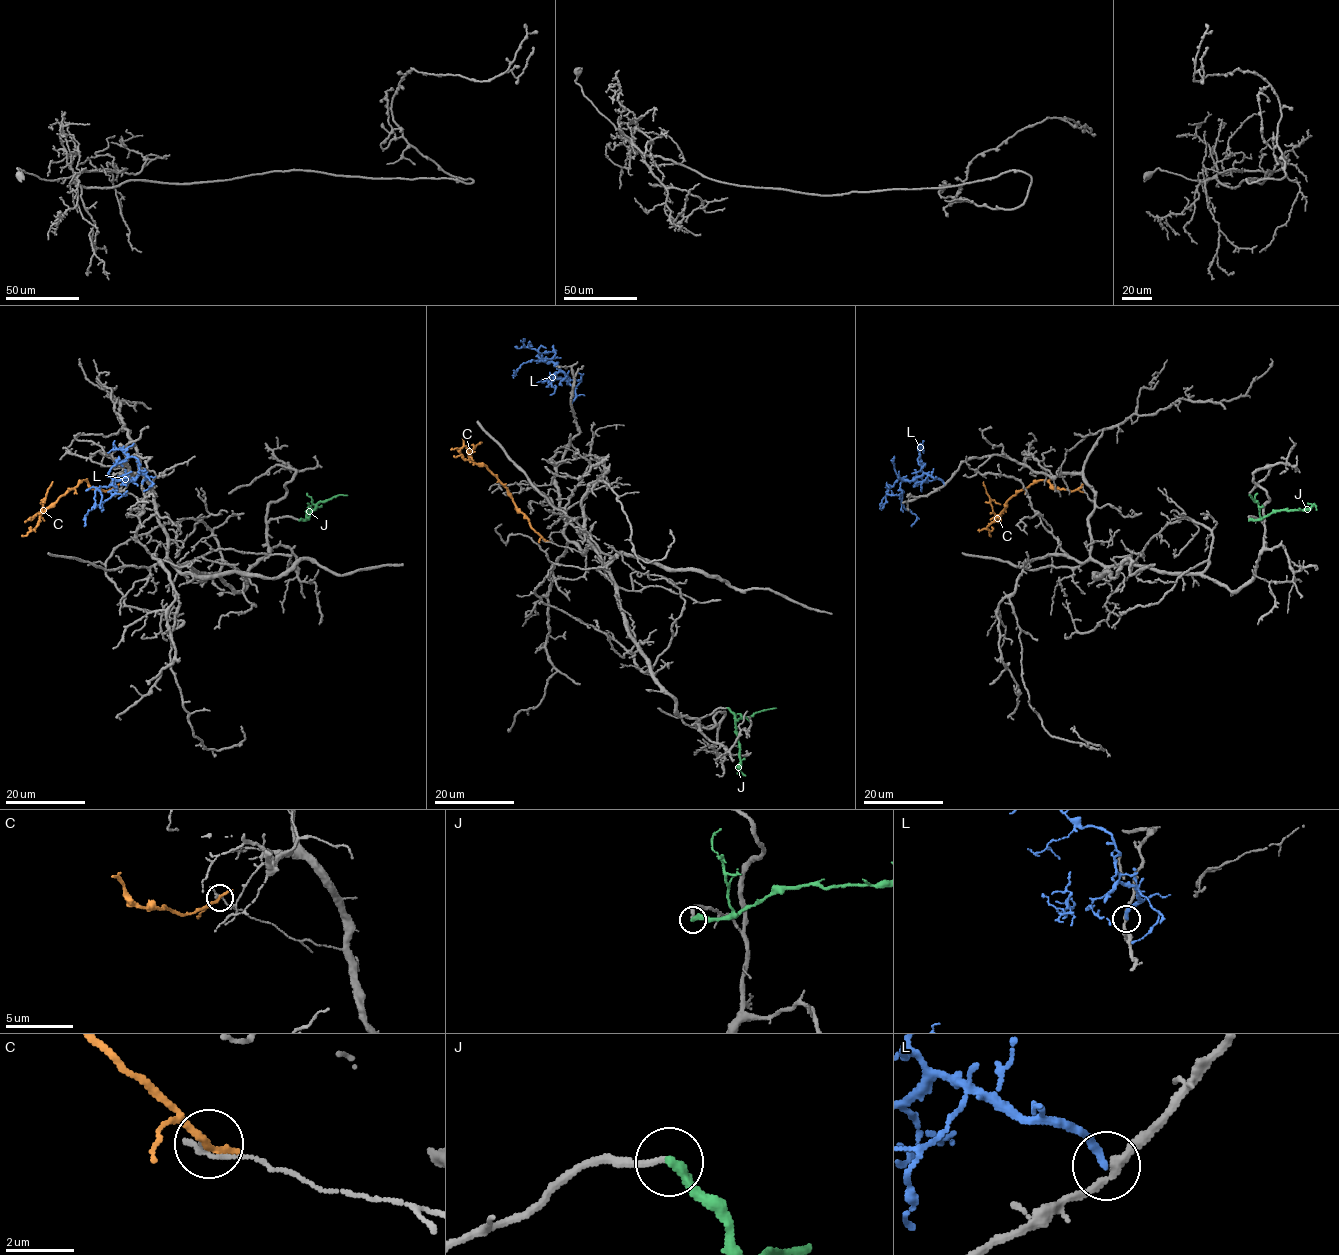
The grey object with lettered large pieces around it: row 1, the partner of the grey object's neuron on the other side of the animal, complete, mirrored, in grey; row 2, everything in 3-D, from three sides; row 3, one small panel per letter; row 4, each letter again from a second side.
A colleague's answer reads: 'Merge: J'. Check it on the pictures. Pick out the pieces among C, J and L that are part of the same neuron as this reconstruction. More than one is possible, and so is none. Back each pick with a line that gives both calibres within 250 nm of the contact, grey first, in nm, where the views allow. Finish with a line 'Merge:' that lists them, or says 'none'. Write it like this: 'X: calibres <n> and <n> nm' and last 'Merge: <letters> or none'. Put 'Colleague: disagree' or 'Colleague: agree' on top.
Colleague: disagree
Merge: none

